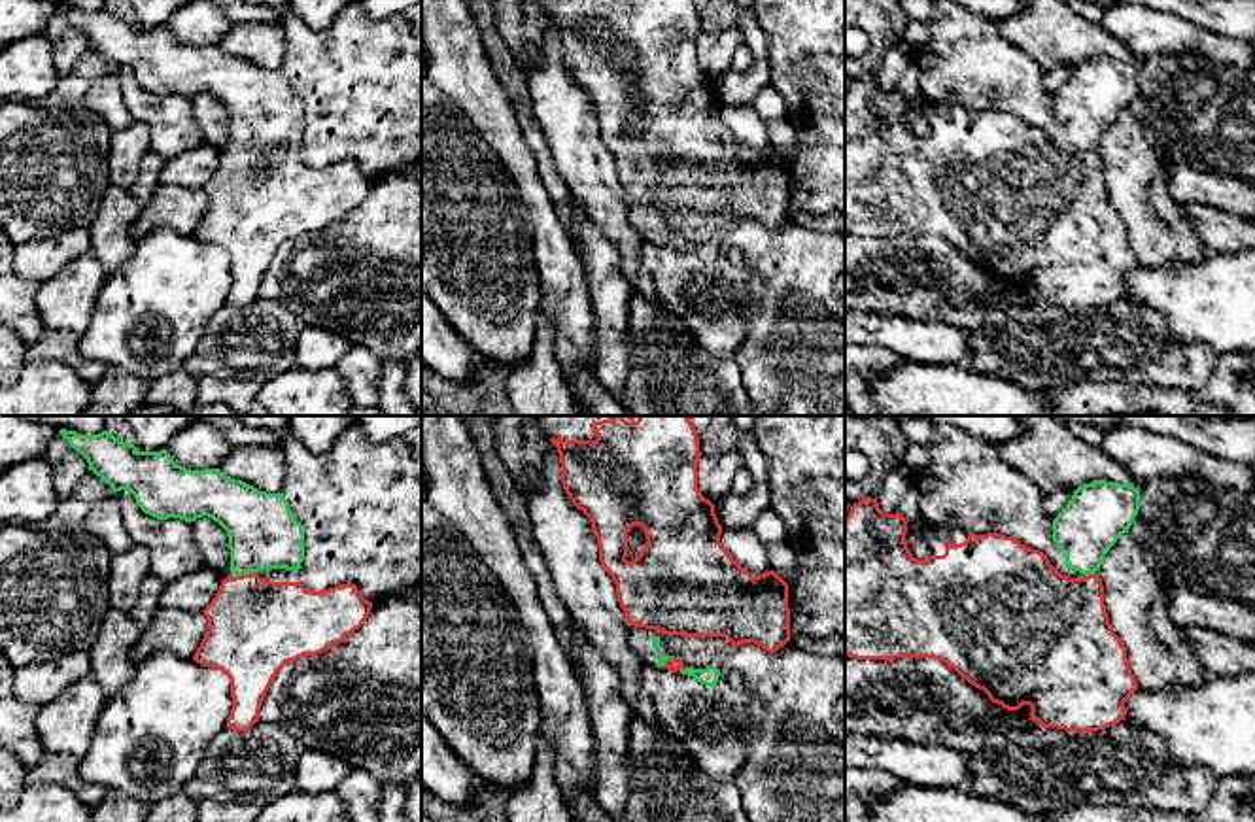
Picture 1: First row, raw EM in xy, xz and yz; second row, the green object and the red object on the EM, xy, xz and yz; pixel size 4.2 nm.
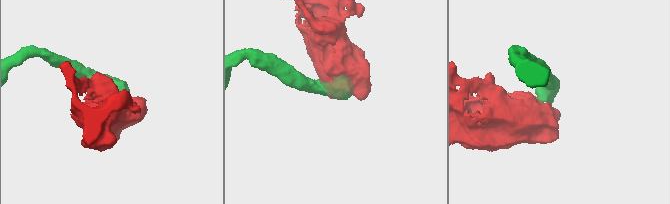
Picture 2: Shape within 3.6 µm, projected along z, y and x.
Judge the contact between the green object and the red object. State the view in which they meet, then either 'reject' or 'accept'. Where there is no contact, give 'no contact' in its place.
xy | accept

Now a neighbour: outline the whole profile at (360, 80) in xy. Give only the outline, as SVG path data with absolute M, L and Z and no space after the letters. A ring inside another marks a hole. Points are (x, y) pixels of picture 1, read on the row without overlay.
M353 0L323 30L310 28L291 9L284 13L282 28L287 42L282 70L304 108L299 146L304 164L321 168L350 159L374 181L401 164L421 161L421 36L410 28L404 13L374 19Z

